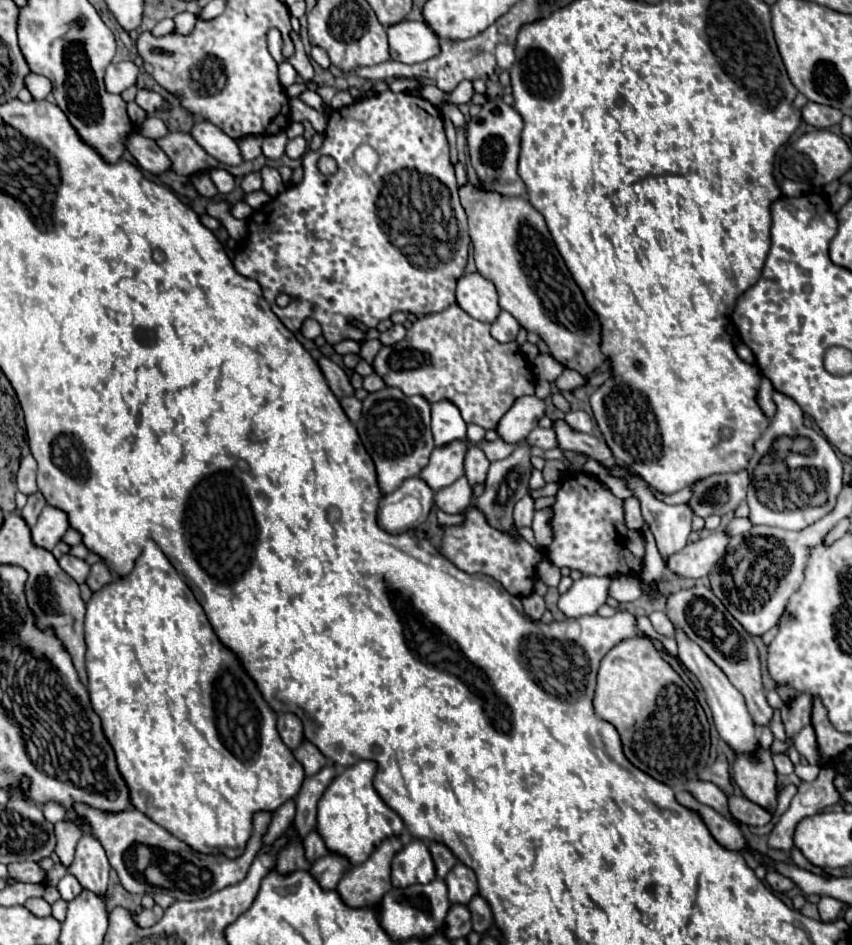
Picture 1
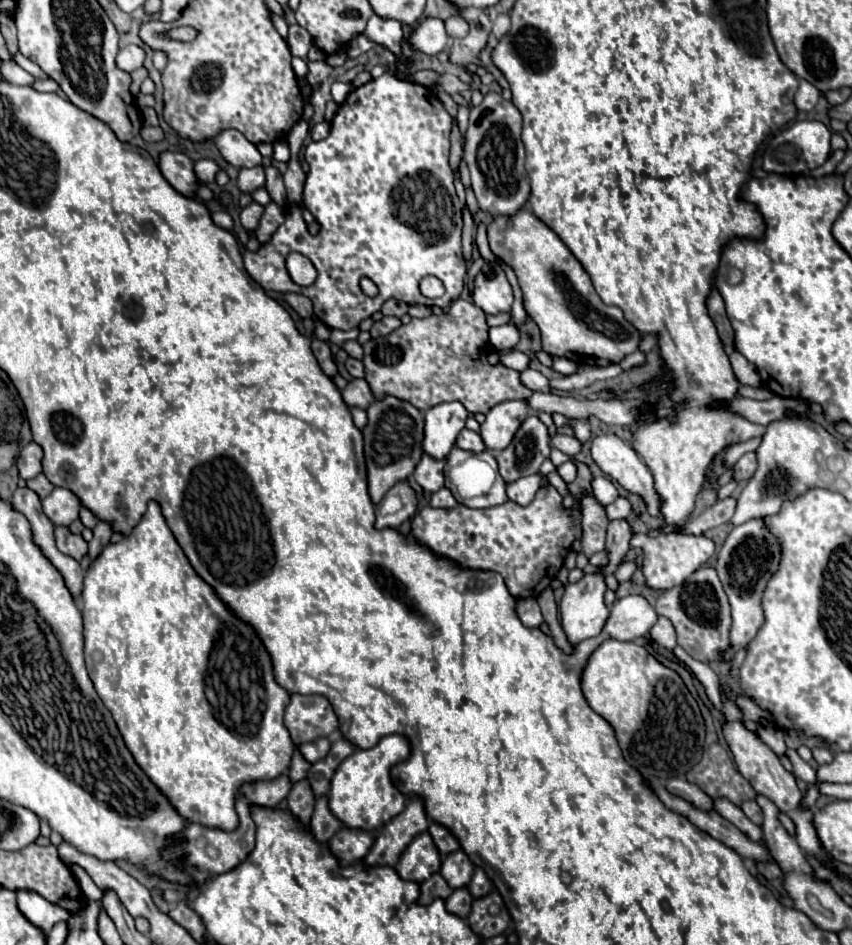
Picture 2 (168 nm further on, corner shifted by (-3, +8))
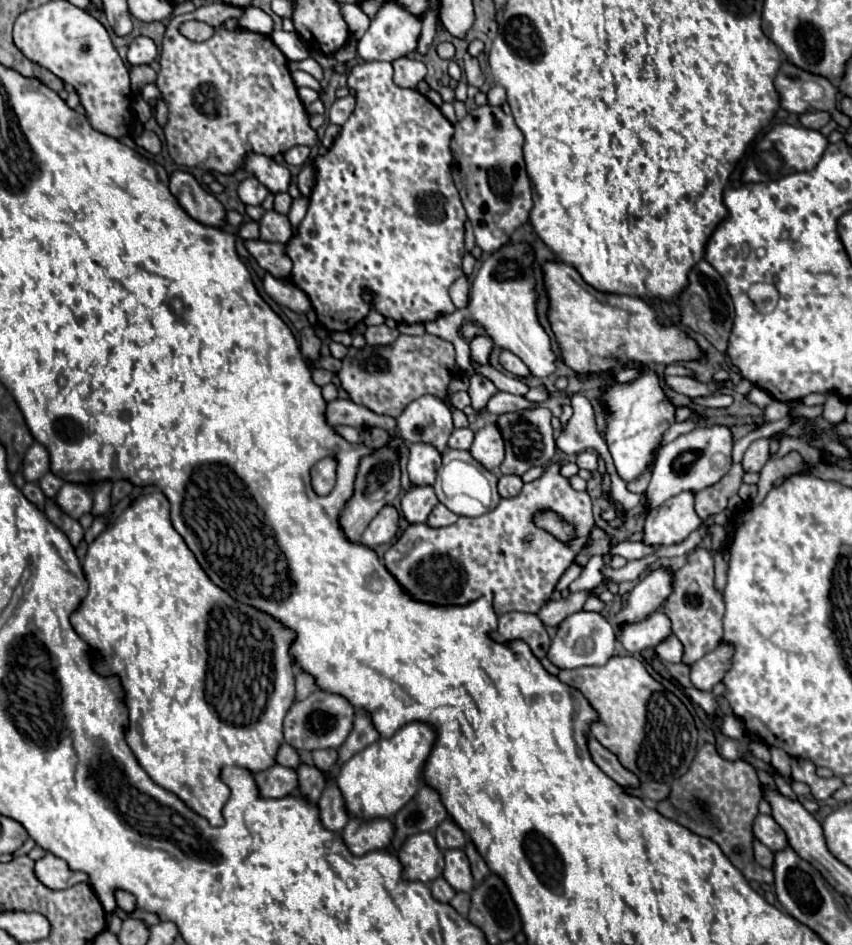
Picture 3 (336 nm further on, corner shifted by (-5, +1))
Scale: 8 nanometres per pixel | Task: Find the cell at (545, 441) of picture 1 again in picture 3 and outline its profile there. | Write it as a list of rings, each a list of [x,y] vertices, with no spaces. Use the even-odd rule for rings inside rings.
[[[587,450],[579,452],[575,464],[585,470],[597,470],[597,456],[595,456],[595,452],[587,452]]]

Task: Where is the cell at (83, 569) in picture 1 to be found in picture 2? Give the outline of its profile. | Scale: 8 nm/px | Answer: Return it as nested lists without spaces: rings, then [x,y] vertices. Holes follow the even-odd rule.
[[[55,527],[55,541],[57,541],[57,549],[65,555],[71,555],[73,559],[81,559],[87,553],[87,543],[81,535],[73,535],[69,531],[69,527]]]

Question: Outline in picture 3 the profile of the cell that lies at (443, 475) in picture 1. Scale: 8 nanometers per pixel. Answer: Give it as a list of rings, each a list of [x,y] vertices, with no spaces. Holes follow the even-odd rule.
[[[415,486],[403,496],[401,514],[405,520],[409,520],[413,524],[427,522],[427,516],[431,514],[431,510],[437,502],[439,500],[435,496],[433,486]]]

